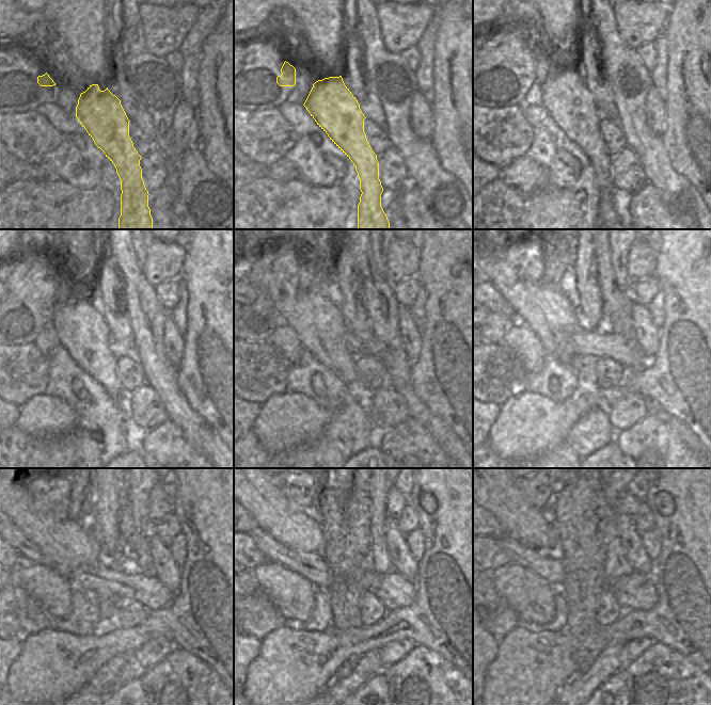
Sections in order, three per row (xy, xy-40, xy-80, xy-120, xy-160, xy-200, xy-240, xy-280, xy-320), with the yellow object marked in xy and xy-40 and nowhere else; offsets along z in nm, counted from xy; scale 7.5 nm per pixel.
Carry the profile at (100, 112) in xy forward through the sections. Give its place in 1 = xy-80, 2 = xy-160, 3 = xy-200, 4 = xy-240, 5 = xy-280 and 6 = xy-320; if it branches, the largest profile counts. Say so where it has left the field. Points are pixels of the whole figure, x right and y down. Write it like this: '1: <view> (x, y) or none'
1: xy-80 (564, 94)
2: xy-160 (318, 324)
3: xy-200 (542, 306)
4: xy-240 (65, 545)
5: xy-280 (255, 490)
6: xy-320 (495, 490)

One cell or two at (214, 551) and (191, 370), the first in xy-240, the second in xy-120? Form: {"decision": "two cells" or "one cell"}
{"decision": "one cell"}

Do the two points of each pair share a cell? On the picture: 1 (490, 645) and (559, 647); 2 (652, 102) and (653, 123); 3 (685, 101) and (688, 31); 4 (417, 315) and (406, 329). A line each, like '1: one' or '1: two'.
1: two
2: one
3: one
4: two

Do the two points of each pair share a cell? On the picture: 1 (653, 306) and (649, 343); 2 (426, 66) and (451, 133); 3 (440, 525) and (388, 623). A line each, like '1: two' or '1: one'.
1: two
2: two
3: one

